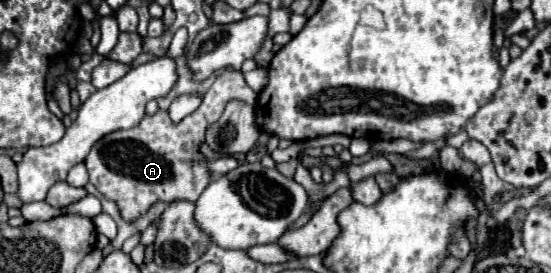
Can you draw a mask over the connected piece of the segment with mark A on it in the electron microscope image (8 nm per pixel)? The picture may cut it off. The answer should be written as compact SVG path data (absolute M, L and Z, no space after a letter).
M224 70L206 92L200 108L188 114L182 122L174 124L166 110L158 110L154 116L146 114L142 122L134 128L116 130L100 138L100 142L92 146L88 158L84 160L90 182L108 200L116 202L120 216L126 222L138 220L160 200L194 202L212 178L212 172L208 170L208 160L200 152L200 144L204 144L208 128L220 120L224 106L234 98L254 104L256 92L244 82L240 70Z

